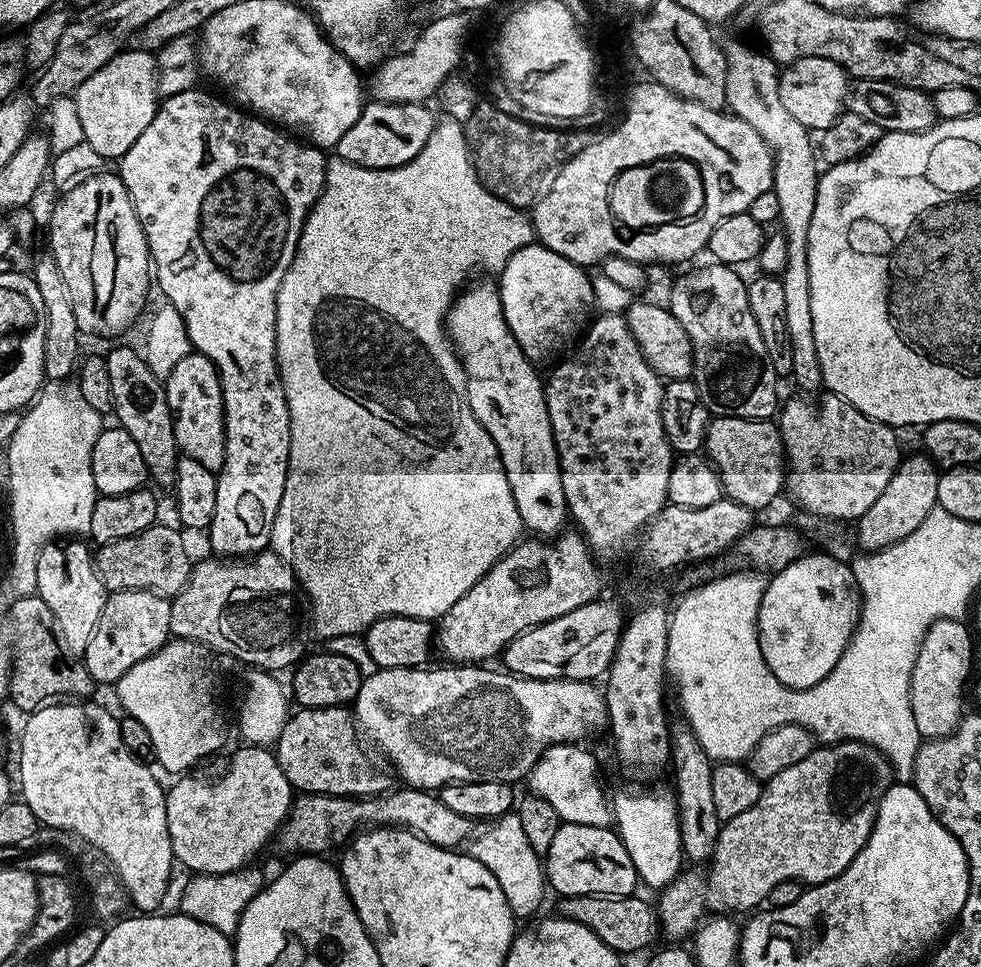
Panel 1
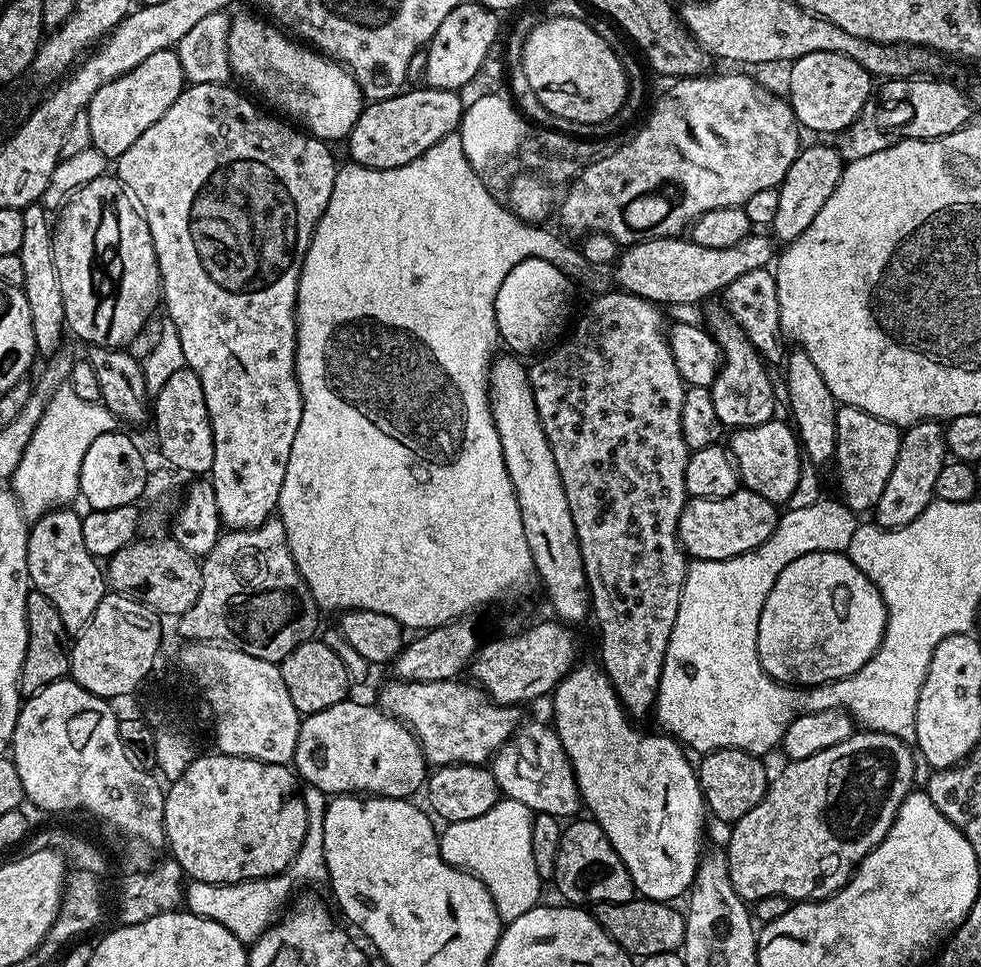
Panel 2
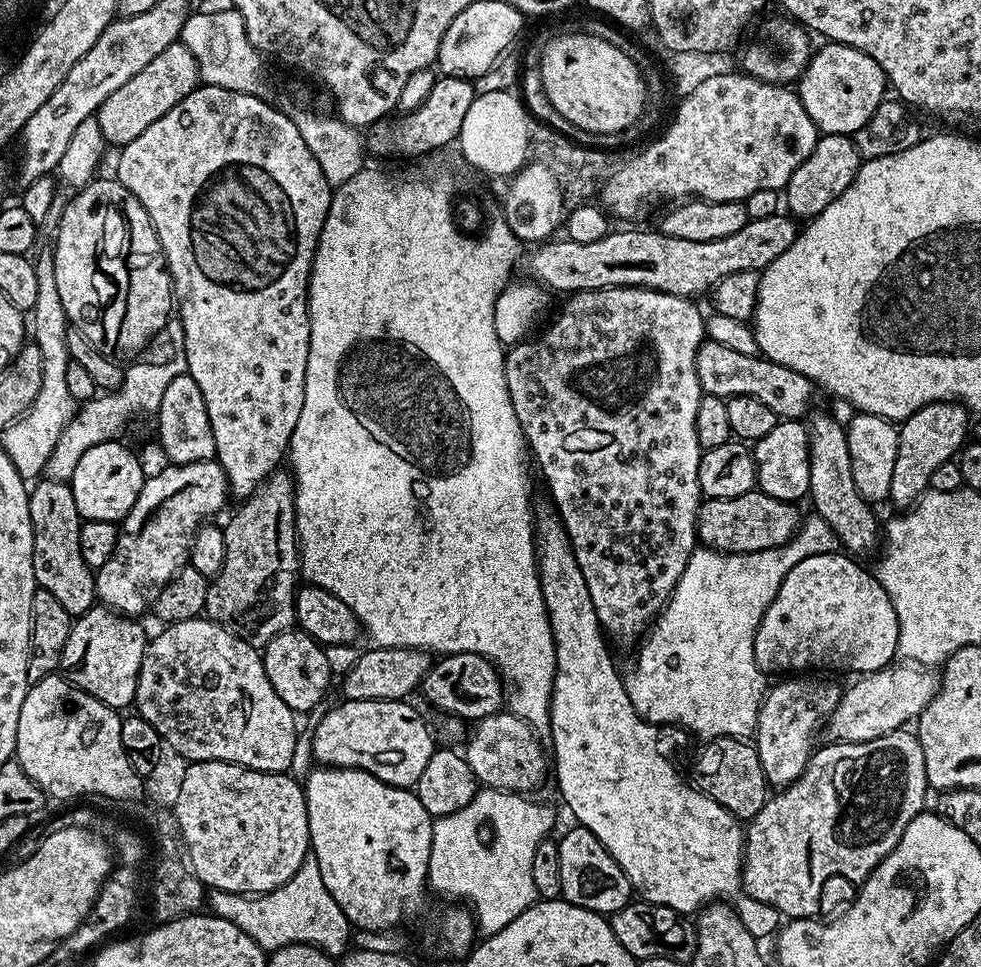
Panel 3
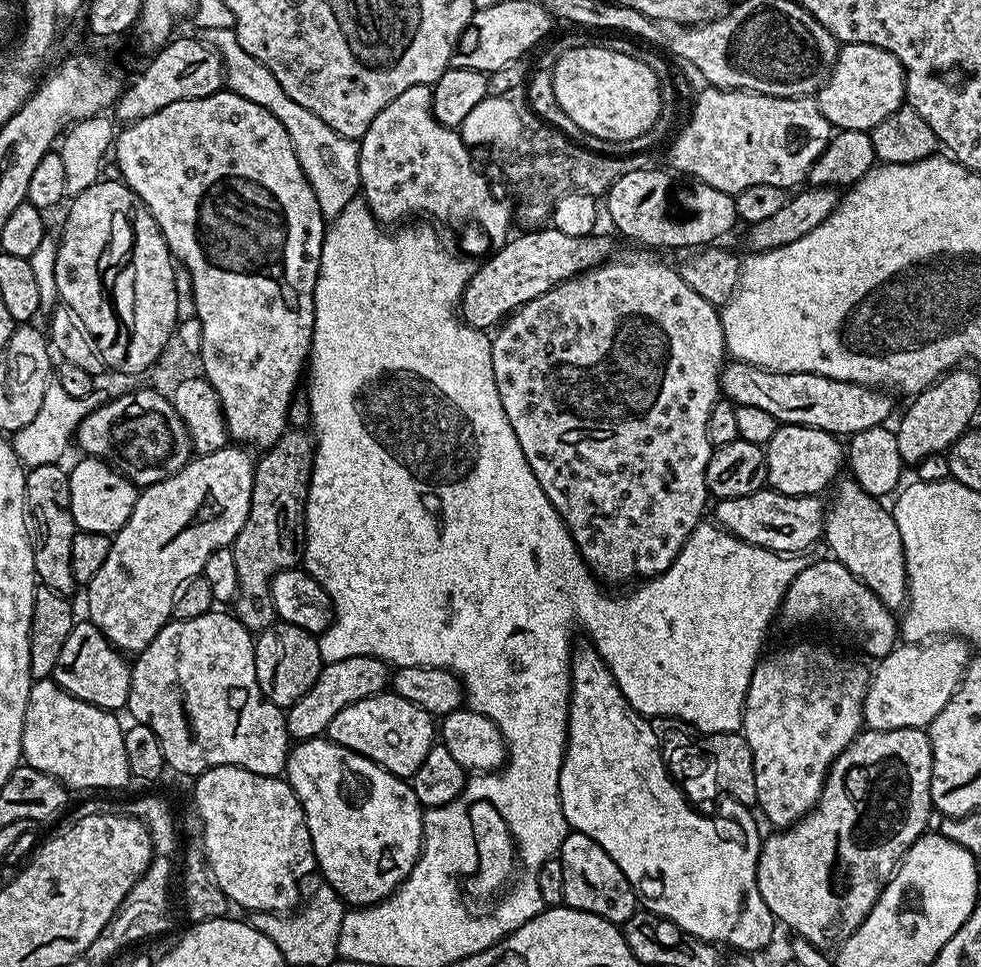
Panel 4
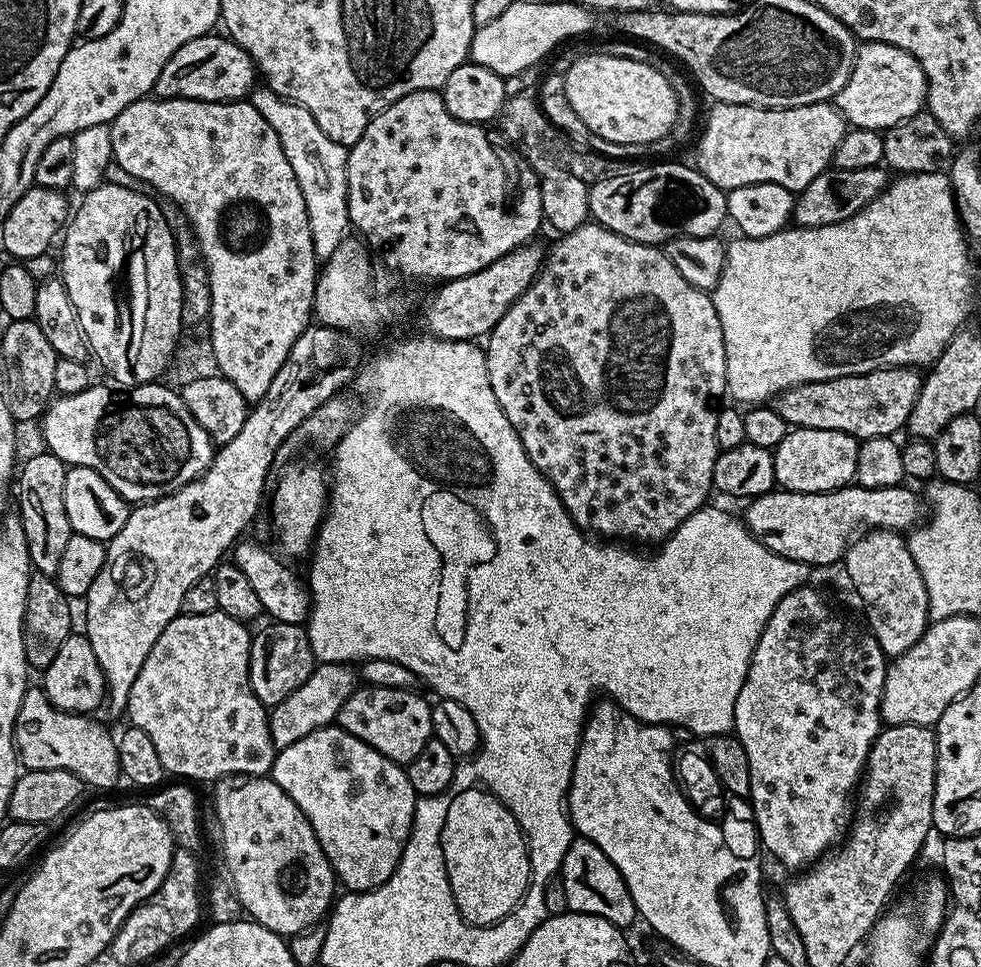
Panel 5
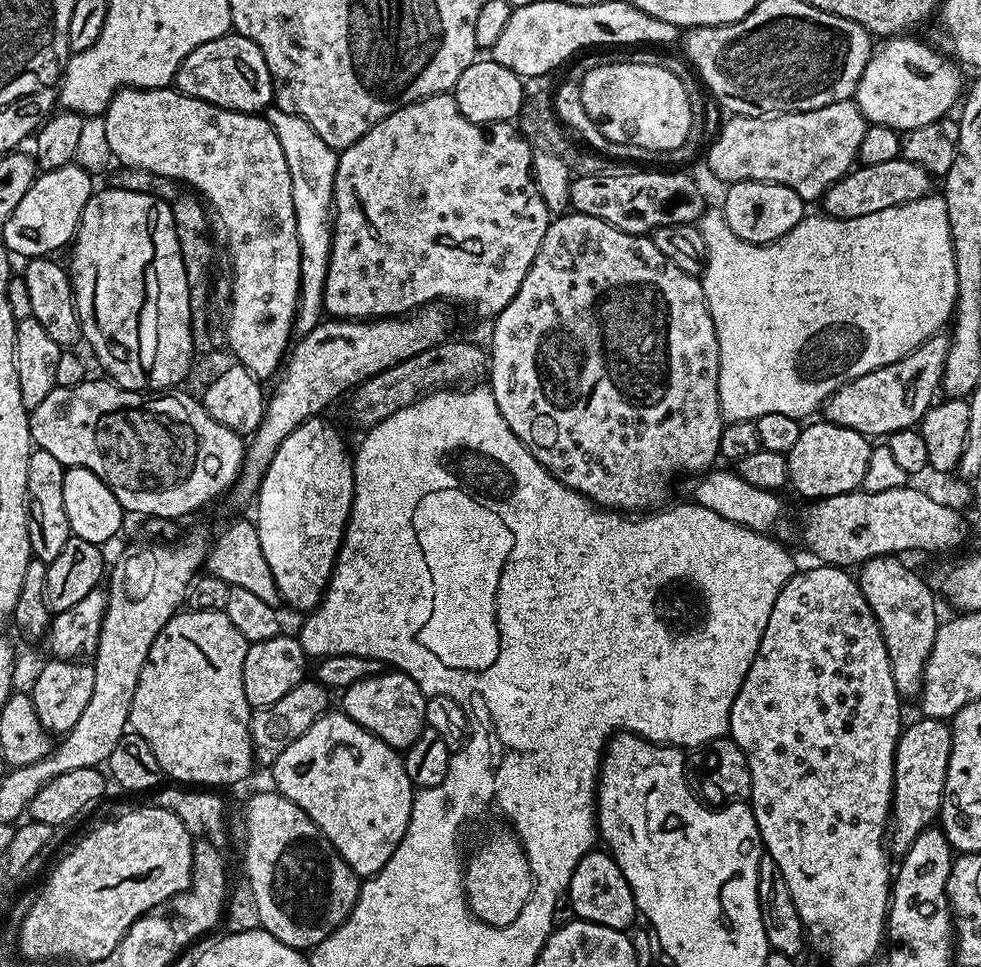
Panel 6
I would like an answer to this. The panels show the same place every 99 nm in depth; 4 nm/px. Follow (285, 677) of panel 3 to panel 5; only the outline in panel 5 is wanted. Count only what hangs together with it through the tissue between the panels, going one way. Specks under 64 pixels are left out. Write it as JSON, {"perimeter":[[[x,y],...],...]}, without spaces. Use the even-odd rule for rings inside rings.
{"perimeter":[[[268,622],[268,625],[252,636],[250,650],[250,686],[254,694],[265,705],[271,706],[282,702],[289,694],[294,694],[306,678],[315,670],[318,661],[312,653],[308,630],[304,624],[277,624]]]}

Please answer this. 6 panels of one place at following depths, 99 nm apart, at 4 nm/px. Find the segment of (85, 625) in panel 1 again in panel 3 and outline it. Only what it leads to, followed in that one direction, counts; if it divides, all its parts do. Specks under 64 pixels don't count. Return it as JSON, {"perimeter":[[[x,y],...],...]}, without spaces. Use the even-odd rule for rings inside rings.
{"perimeter":[[[41,478],[31,485],[28,493],[30,522],[34,538],[34,578],[37,585],[58,598],[62,610],[74,618],[86,614],[97,603],[96,577],[93,569],[82,558],[78,534],[82,517],[74,506],[71,483]]]}

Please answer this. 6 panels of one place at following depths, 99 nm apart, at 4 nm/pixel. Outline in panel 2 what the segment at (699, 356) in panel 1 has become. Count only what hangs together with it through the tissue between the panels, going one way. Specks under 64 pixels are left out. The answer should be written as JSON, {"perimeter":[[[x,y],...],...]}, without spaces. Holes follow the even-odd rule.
{"perimeter":[[[716,306],[716,309],[709,314],[706,328],[716,340],[716,345],[720,347],[722,357],[716,381],[710,389],[714,402],[714,414],[718,414],[721,425],[725,429],[735,430],[758,426],[762,422],[773,419],[777,415],[776,392],[772,389],[771,378],[768,377],[769,369],[765,361],[760,359],[756,347],[748,341],[744,331],[733,322],[723,307]]]}

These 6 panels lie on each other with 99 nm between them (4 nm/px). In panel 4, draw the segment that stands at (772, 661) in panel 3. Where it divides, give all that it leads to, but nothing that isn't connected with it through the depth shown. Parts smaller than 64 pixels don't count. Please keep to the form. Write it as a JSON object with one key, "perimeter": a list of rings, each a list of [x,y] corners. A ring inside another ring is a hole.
{"perimeter":[[[835,558],[828,560],[813,559],[790,582],[784,595],[784,602],[780,605],[779,619],[788,624],[800,624],[803,620],[817,620],[820,624],[833,624],[836,628],[848,628],[852,636],[860,643],[860,648],[868,656],[882,658],[890,654],[898,644],[898,620],[894,617],[893,609],[887,608],[870,590],[842,566]]]}

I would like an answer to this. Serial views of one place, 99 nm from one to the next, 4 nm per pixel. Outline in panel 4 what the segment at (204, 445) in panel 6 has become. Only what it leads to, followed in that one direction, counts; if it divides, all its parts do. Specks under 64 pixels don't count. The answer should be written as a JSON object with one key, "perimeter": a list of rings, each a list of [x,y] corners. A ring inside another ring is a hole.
{"perimeter":[[[151,386],[128,392],[117,400],[93,407],[89,416],[76,428],[75,443],[84,456],[107,460],[137,486],[157,484],[182,470],[193,459],[192,443],[184,423],[178,418],[171,399]]]}

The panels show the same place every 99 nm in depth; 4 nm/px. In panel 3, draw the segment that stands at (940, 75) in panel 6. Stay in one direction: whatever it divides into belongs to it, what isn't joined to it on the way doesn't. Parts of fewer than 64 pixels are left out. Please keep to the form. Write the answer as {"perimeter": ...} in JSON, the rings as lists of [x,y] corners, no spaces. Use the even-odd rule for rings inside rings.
{"perimeter":[[[831,42],[821,45],[813,51],[812,61],[798,81],[800,101],[821,133],[852,136],[866,126],[874,110],[886,99],[884,71],[870,54],[862,54],[862,50]]]}

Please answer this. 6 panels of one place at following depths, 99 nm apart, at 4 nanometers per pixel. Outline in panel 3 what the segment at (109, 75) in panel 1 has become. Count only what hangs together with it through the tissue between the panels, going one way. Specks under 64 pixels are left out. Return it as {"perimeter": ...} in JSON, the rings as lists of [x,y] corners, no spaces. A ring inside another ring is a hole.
{"perimeter":[[[177,42],[166,46],[150,66],[142,66],[130,82],[125,82],[123,86],[118,86],[106,102],[100,104],[100,109],[96,112],[96,120],[102,130],[102,138],[108,146],[123,146],[134,142],[146,126],[158,122],[162,114],[166,114],[182,98],[186,98],[201,83],[198,62],[194,54],[190,54],[188,47],[183,42]]]}

